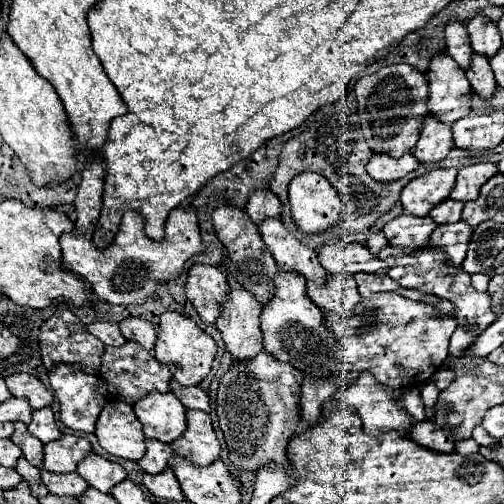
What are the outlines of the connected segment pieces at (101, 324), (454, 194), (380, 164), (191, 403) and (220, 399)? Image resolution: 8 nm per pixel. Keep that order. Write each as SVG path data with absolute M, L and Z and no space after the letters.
M95 320L87 324L87 330L97 336L105 346L123 346L125 338L117 328L117 322L107 322L107 320Z
M479 162L479 164L471 164L471 166L461 168L459 174L457 174L455 188L451 190L451 198L461 200L461 202L475 200L475 196L481 190L481 186L491 176L495 176L497 172L499 172L497 164L491 164L491 162Z
M407 152L407 156L401 156L399 160L395 160L393 156L379 156L373 154L371 160L367 162L367 172L369 176L373 176L379 182L393 182L403 178L405 174L413 172L415 168L419 168L419 160L415 160L415 156L411 152Z
M171 380L171 392L183 402L185 408L209 412L209 396L199 386L181 386L177 380Z
M267 350L255 358L235 360L223 374L217 392L217 416L229 448L229 460L241 470L257 470L267 460L287 462L289 440L299 432L299 392L303 374L275 360Z

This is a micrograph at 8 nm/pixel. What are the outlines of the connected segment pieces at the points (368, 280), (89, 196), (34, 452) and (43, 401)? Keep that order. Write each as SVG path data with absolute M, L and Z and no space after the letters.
M359 272L359 276L355 276L355 282L357 282L357 288L359 288L359 294L363 298L375 294L375 292L383 292L383 290L395 290L399 292L401 296L405 298L411 298L411 300L421 300L421 292L415 292L413 288L403 288L399 282L391 280L389 276L375 276L375 274L369 274L369 272Z
M93 158L93 164L85 164L83 180L77 188L77 198L73 202L77 212L75 228L73 232L63 234L59 238L62 251L61 266L85 278L91 284L93 294L103 302L143 304L157 290L159 284L175 280L181 274L185 262L203 250L197 214L193 208L175 208L165 222L165 238L161 242L153 242L145 236L143 218L137 212L133 212L133 216L123 218L115 242L109 248L99 250L91 244L91 236L101 212L103 176L105 168L97 158Z
M15 422L15 432L13 432L11 440L21 448L23 456L29 464L43 468L43 444L41 444L41 440L37 440L35 436L29 434L27 424Z
M13 374L9 378L5 378L7 388L11 390L13 396L21 396L27 398L31 408L39 410L45 406L51 406L53 396L51 392L43 386L43 382L37 376L27 376L27 374Z

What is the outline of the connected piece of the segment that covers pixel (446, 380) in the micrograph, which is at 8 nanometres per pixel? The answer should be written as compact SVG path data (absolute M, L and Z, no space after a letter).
M439 370L435 376L433 376L433 382L435 382L435 386L439 388L439 390L445 390L455 378L453 378L455 374L451 372L451 370Z

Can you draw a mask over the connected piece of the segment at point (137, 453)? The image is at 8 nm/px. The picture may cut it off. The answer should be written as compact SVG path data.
M113 400L99 414L95 436L99 444L113 456L125 460L141 460L145 456L145 436L133 406Z

